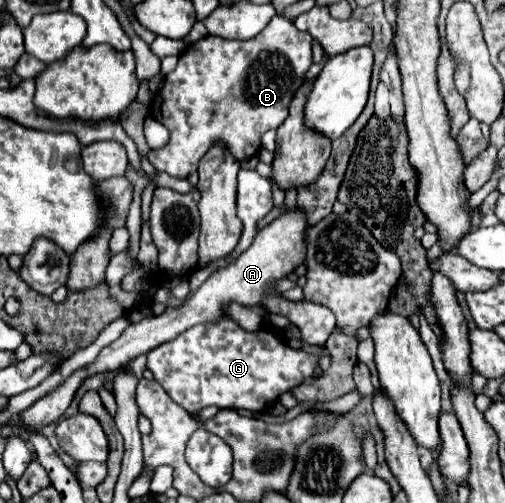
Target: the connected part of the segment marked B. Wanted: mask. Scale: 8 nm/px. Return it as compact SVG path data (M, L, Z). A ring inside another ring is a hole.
M275 16L267 28L251 40L223 40L217 36L205 36L193 42L181 56L177 68L165 76L163 88L157 92L149 106L153 118L157 118L169 130L169 142L147 154L149 162L157 172L167 172L175 178L187 178L197 172L199 160L205 152L221 142L241 162L255 156L261 148L261 136L267 130L277 130L287 118L287 108L301 86L311 66L311 36L299 32L293 22Z

